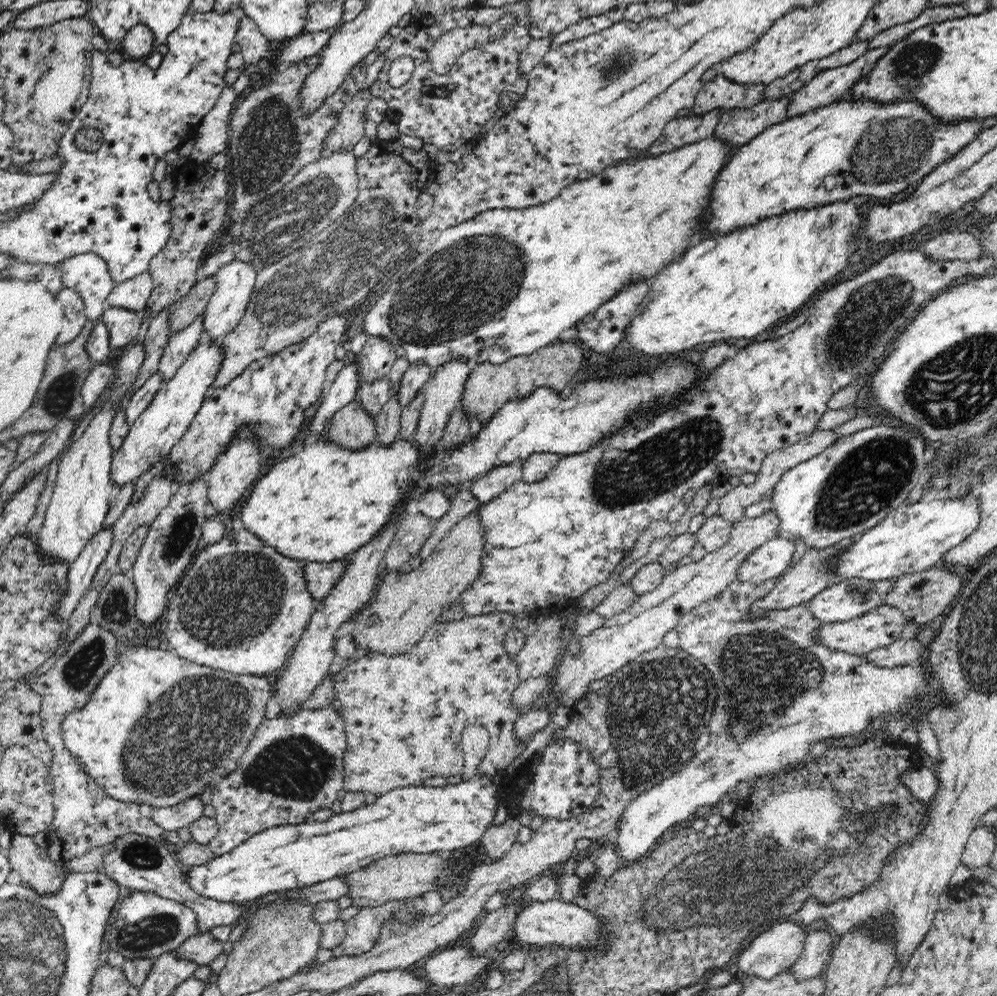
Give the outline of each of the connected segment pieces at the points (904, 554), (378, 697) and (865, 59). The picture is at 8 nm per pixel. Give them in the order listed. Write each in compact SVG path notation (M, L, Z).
M976 493L956 499L917 500L892 510L877 526L869 529L852 541L838 556L832 558L832 575L835 582L860 578L866 582L894 580L908 574L924 572L941 565L948 550L966 540L980 524L980 509Z
M499 612L480 616L464 615L458 622L444 621L442 624L433 623L424 637L408 653L386 656L385 654L367 653L358 660L346 664L335 676L334 694L331 705L339 712L344 721L346 733L346 748L343 756L344 783L343 789L347 792L370 792L377 797L390 790L406 786L422 786L423 780L432 776L456 776L464 770L463 750L461 749L461 734L464 728L480 725L490 731L490 744L486 756L478 765L476 775L494 776L498 771L505 769L517 756L523 753L529 740L517 740L513 734L513 726L523 712L514 708L511 703L512 691L520 684L519 670L515 657L505 650L507 633L514 628L514 615L509 612Z
M882 46L869 50L854 62L820 71L818 76L790 97L787 117L800 116L828 103L842 100L864 76L871 74L870 70L888 53L889 48L890 46Z

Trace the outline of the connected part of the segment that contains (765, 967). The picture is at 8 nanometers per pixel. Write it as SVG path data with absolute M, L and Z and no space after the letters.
M785 920L774 923L768 930L760 933L749 942L738 956L739 975L756 976L757 979L772 980L774 976L791 969L800 958L807 932L802 927Z

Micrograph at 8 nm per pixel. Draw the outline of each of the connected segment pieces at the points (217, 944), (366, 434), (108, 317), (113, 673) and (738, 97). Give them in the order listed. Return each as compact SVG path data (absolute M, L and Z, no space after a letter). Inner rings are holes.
M199 932L178 946L176 957L194 961L198 965L211 965L223 952L222 944L223 942L216 939L211 932Z
M358 399L349 402L329 418L323 438L352 451L367 447L377 438L374 416Z
M107 307L100 320L109 332L111 348L127 348L135 342L142 323L142 314L125 308Z
M121 648L118 662L102 677L96 690L90 694L90 700L84 708L66 714L62 722L62 736L66 749L72 751L82 763L82 769L94 782L98 783L110 797L124 802L133 802L140 805L142 816L151 818L152 807L171 807L187 798L198 797L206 790L213 789L225 777L228 777L238 766L240 756L248 748L250 740L254 738L260 722L265 718L266 704L273 698L274 686L270 685L266 675L237 675L226 671L213 669L208 666L192 664L192 662L172 654L172 649L144 650L144 648Z
M719 73L710 82L703 84L692 108L692 114L703 115L713 108L750 108L762 101L764 84L735 84Z

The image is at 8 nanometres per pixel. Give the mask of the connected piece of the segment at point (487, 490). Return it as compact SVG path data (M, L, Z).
M506 464L506 466L496 466L488 474L482 474L480 478L472 480L470 491L481 503L488 503L490 500L503 494L509 486L521 480L522 465Z

